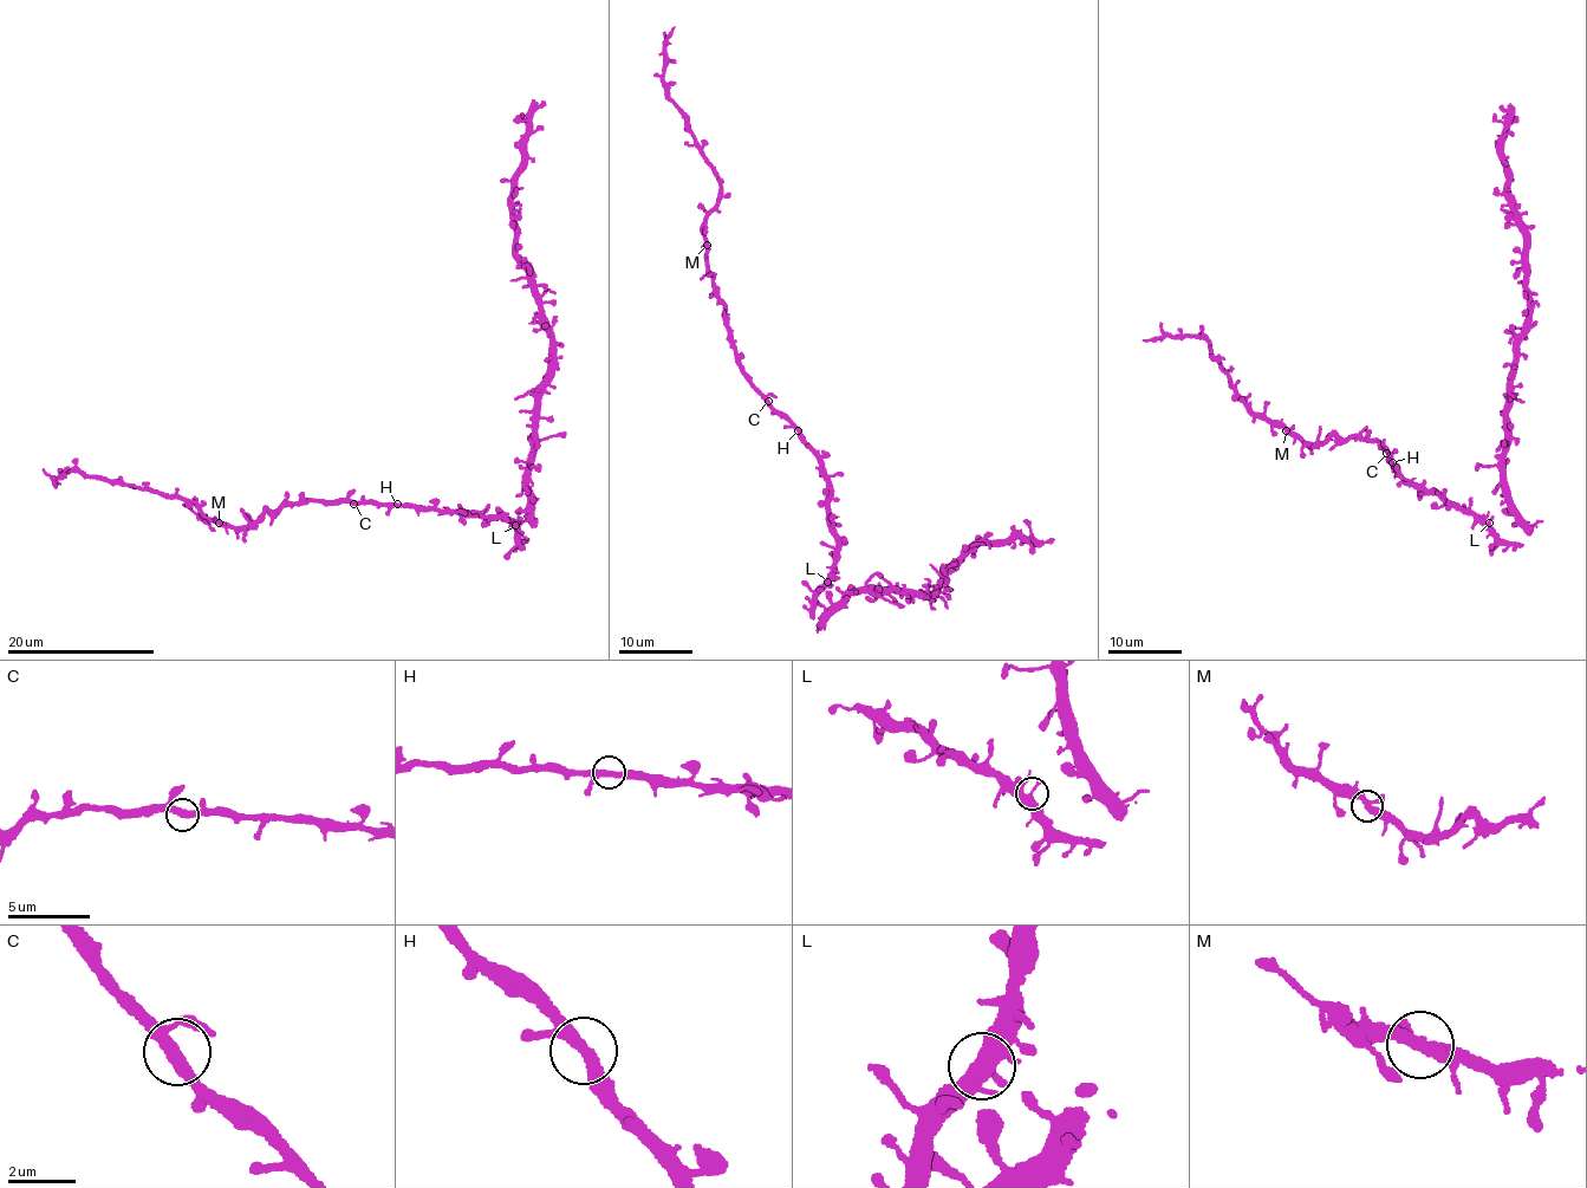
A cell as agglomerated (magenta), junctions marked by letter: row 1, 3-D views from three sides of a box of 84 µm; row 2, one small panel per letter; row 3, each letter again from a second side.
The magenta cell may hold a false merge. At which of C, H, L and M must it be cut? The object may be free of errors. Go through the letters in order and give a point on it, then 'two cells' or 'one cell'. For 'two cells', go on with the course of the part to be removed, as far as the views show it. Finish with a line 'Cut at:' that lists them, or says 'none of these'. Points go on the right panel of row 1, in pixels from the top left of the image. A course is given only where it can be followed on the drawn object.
C: at (1386, 453); one cell
H: at (1392, 462); one cell
L: at (1489, 523); one cell
M: at (1286, 430); one cell
Cut at: none of these

